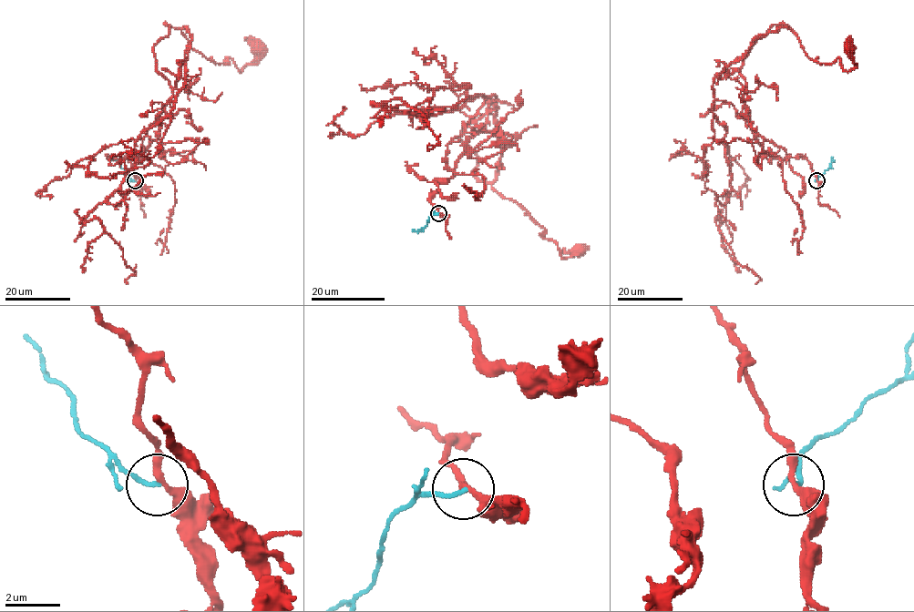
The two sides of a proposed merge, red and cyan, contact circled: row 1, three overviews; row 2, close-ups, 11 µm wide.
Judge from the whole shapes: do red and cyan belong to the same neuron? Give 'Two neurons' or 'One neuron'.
Two neurons

